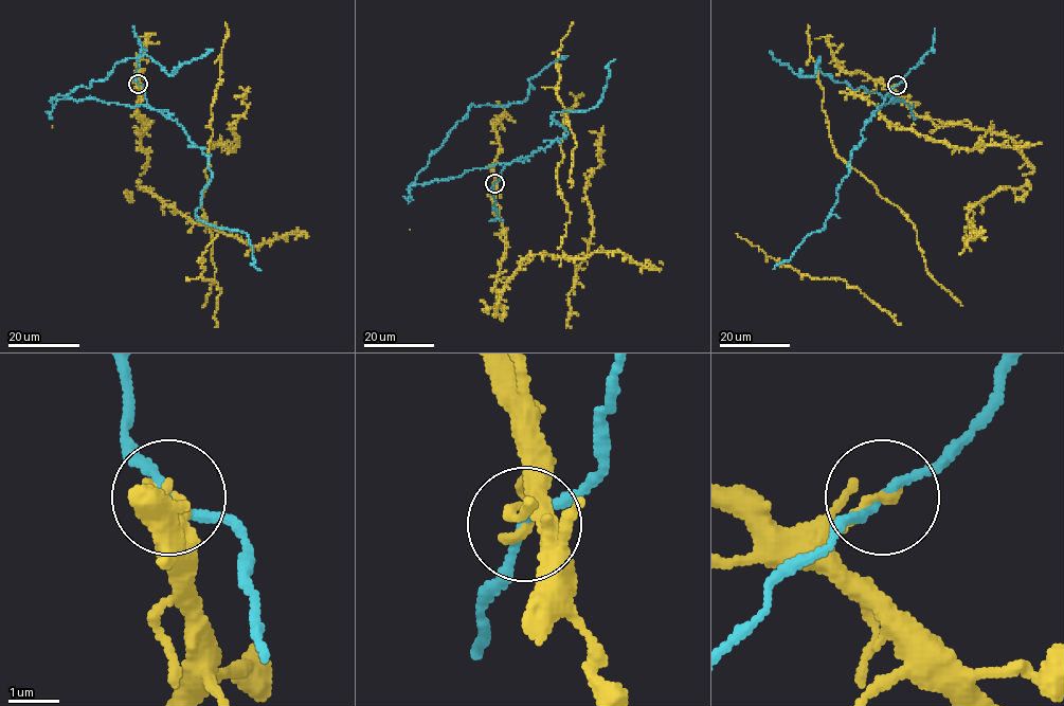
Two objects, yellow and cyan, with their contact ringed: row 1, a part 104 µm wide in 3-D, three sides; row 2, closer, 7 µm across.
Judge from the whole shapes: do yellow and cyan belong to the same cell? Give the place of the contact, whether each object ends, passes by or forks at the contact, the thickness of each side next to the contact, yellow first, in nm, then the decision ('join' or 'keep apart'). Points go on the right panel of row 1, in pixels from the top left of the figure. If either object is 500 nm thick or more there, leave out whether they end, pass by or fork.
(897, 85) | yellow ends | cyan passes by | 220/150 nm | keep apart

